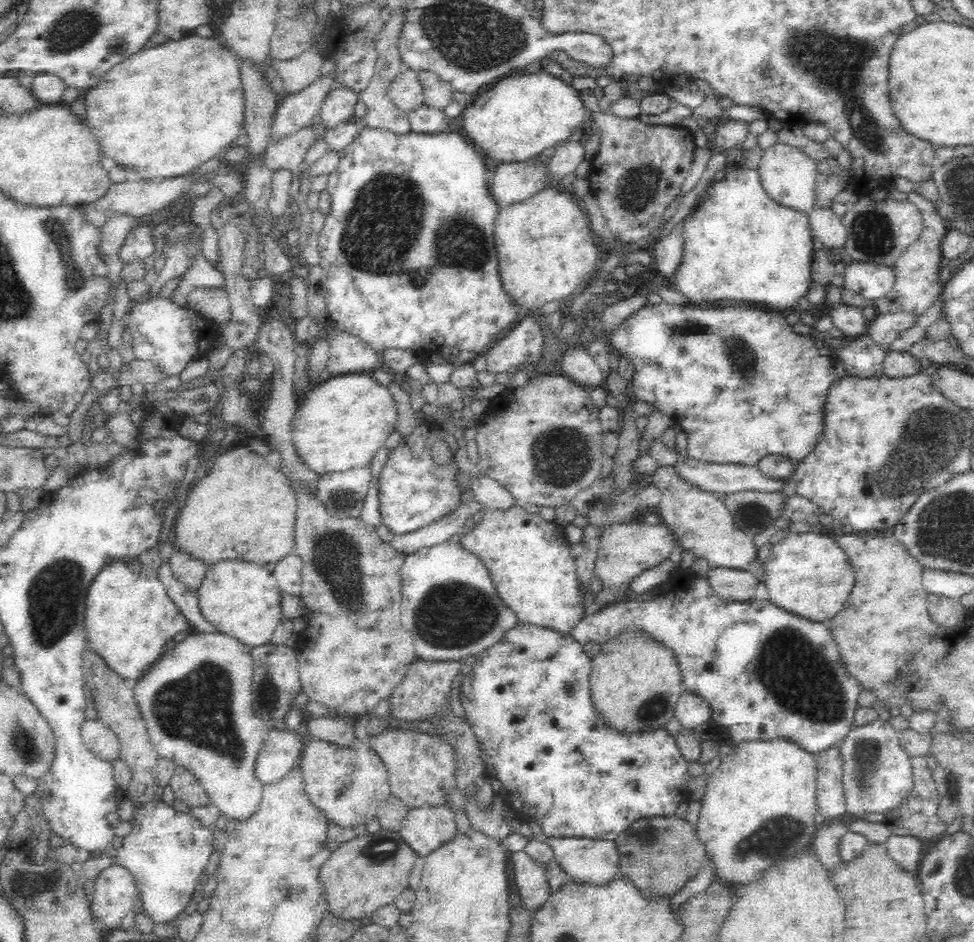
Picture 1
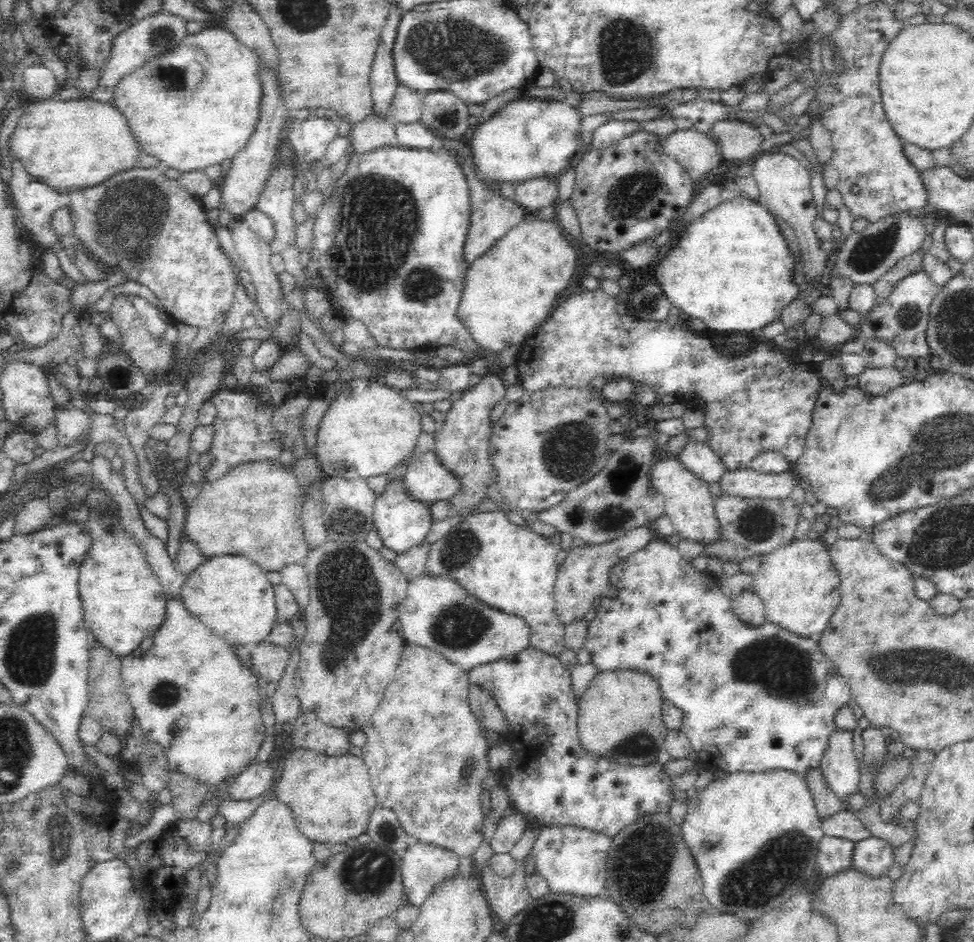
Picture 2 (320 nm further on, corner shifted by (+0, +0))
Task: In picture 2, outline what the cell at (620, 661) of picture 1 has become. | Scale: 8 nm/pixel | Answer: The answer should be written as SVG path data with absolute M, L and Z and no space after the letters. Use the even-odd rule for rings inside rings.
M603 670L590 681L579 700L578 732L587 750L621 763L657 760L667 733L662 718L662 687L648 671Z

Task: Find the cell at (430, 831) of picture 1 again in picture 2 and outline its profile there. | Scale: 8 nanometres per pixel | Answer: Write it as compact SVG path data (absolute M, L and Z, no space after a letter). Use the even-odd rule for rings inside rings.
M413 840L405 848L401 864L402 882L408 902L419 907L442 879L459 870L459 857L433 842Z

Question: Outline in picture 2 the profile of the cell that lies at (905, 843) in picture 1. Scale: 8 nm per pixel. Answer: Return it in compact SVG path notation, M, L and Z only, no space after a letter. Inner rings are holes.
M875 837L865 838L855 843L853 862L856 867L874 877L884 875L894 866L894 845Z

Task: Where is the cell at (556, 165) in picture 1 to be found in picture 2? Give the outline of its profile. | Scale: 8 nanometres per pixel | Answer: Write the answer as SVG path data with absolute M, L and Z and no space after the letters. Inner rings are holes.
M560 174L542 175L515 183L515 196L518 203L528 212L548 206L558 198Z

